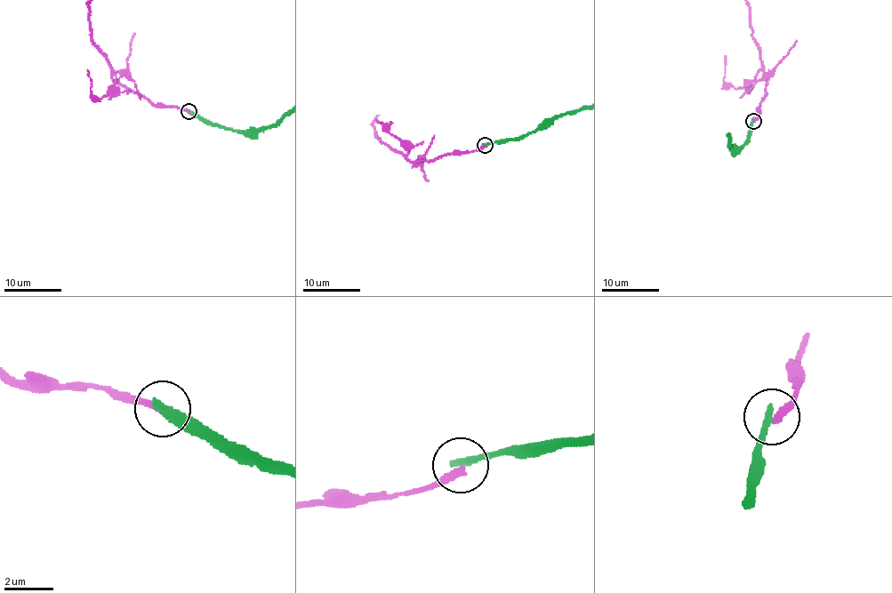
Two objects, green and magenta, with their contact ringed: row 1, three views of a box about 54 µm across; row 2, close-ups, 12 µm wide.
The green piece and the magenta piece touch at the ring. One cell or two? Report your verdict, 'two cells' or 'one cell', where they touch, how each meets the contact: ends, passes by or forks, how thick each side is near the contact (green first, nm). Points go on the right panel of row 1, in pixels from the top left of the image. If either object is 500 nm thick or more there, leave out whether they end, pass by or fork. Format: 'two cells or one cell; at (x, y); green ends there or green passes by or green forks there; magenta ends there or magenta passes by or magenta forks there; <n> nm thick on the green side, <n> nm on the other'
two cells; at (753, 121); green ends there; magenta ends there; 360 nm thick on the green side, 280 nm on the other

